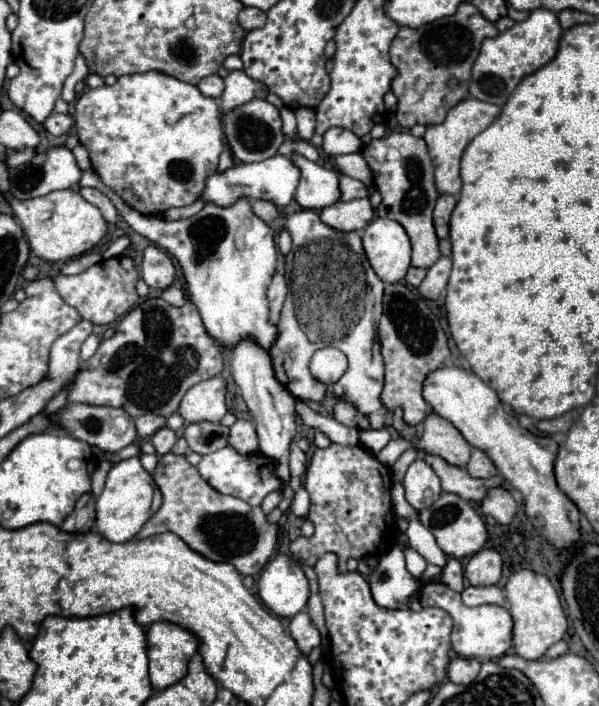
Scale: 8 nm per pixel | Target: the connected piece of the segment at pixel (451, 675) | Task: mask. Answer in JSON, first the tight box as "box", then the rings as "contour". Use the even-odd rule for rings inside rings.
{"box":[448,657,480,685],"contour":[[[456,657],[448,665],[448,679],[458,685],[468,685],[480,673],[480,661],[468,657]]]}

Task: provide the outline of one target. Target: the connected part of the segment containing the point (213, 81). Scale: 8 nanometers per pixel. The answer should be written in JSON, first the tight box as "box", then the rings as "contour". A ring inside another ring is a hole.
{"box":[198,75,224,99],"contour":[[[208,75],[204,77],[200,83],[198,83],[198,89],[206,95],[206,97],[212,97],[212,99],[218,99],[224,91],[224,81],[222,77],[218,75]]]}

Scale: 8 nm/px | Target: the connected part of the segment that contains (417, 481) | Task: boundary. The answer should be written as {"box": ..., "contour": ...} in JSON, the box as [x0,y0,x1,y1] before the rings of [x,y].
{"box":[402,459,442,511],"contour":[[[416,459],[410,465],[402,483],[404,483],[404,489],[406,489],[406,501],[416,511],[424,511],[424,507],[430,507],[442,493],[438,475],[422,459]]]}

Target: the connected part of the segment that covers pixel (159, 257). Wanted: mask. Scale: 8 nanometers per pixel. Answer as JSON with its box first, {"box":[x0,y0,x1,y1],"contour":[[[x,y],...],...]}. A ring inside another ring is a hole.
{"box":[140,245,176,291],"contour":[[[150,245],[144,249],[140,273],[142,273],[142,279],[148,283],[148,287],[158,291],[168,289],[176,279],[176,267],[170,255],[156,245]]]}

